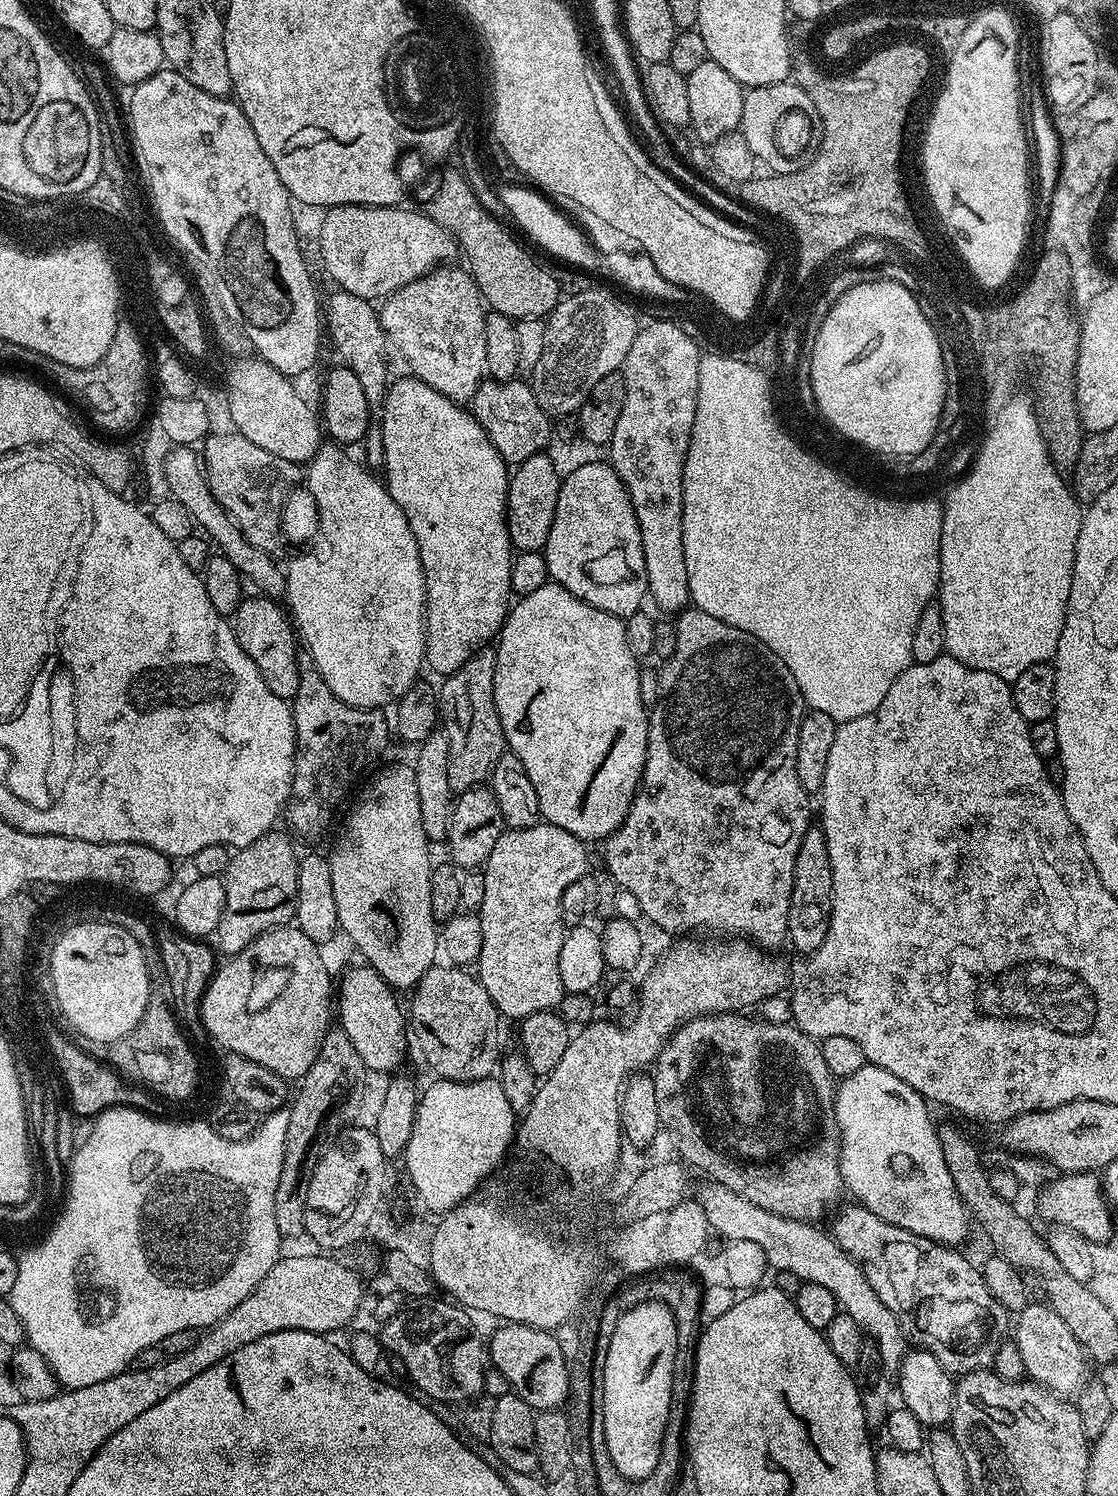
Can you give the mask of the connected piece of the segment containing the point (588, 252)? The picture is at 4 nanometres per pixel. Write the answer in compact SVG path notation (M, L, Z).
M521 185L504 189L502 198L506 201L507 212L532 241L554 257L570 264L569 267L584 272L594 272L590 270L605 266L605 256L566 215L554 208L550 204L552 202L545 195L527 185Z

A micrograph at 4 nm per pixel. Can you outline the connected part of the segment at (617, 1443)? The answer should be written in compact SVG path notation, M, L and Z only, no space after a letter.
M657 1300L642 1302L634 1306L634 1310L626 1310L614 1326L614 1334L610 1334L602 1378L606 1450L610 1450L612 1467L627 1480L645 1480L658 1466L670 1414L677 1350L678 1330L674 1326L674 1314Z

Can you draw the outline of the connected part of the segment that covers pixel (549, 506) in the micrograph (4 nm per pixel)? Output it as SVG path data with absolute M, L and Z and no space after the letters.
M539 457L527 459L511 469L508 477L508 533L516 552L543 552L550 526L554 526L554 510L558 510L561 469L554 462Z

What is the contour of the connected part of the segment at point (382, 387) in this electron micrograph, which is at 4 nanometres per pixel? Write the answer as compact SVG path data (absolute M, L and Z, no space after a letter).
M332 290L328 296L328 305L324 308L328 322L328 336L335 355L341 356L343 367L354 370L358 374L358 383L366 394L369 409L376 410L383 405L384 393L388 391L390 375L388 376L388 352L390 345L388 335L380 325L377 309L358 294Z

